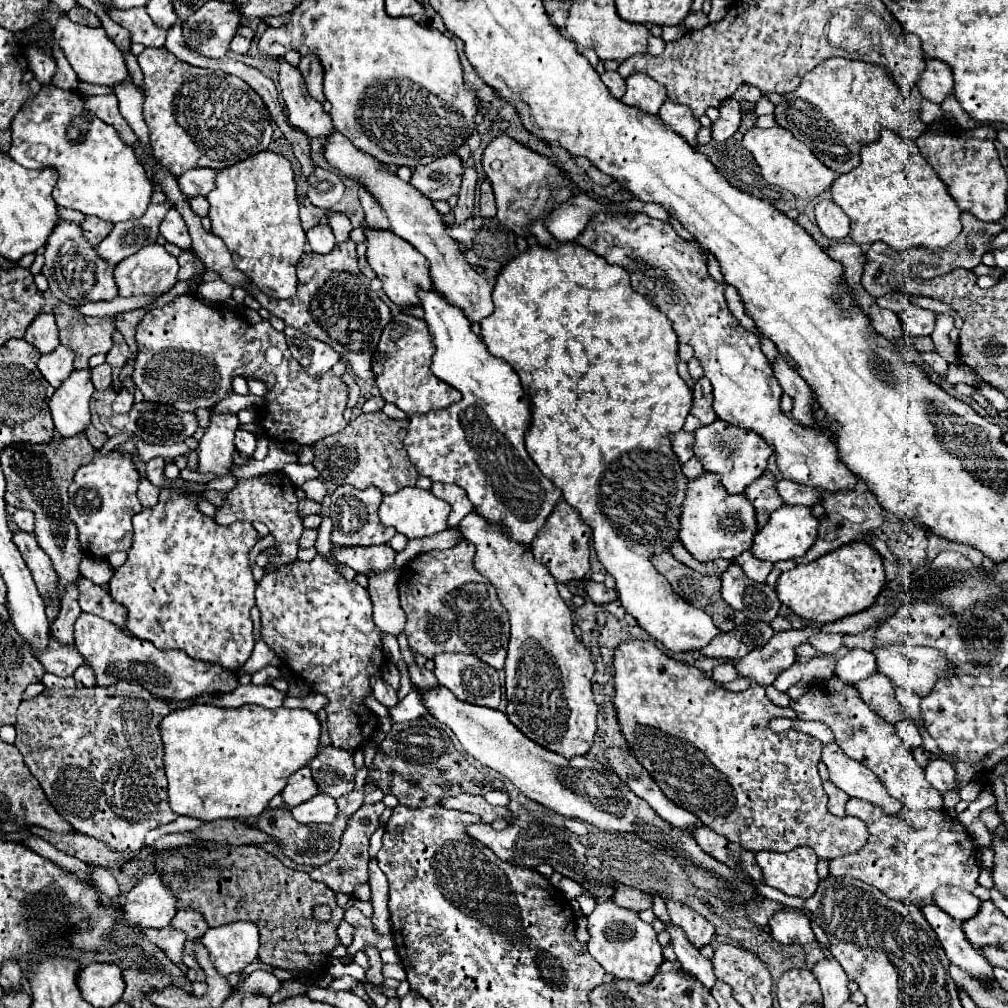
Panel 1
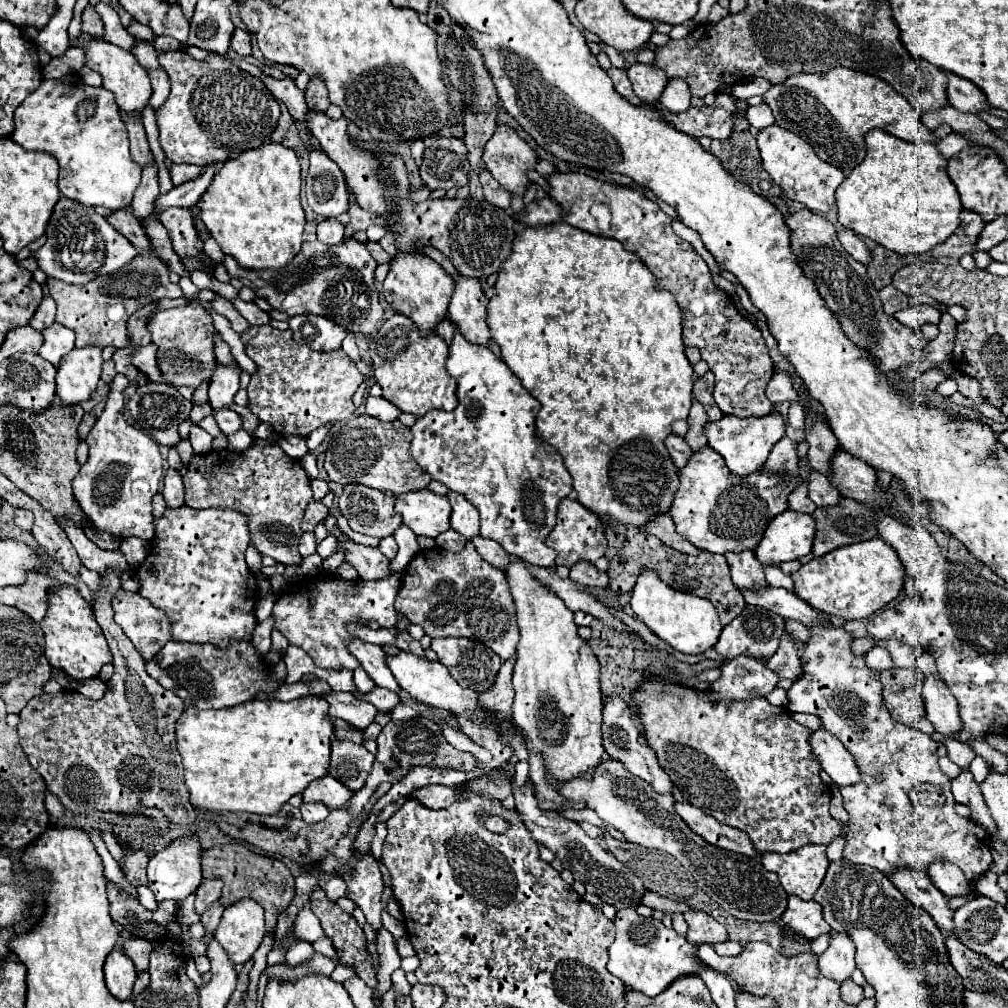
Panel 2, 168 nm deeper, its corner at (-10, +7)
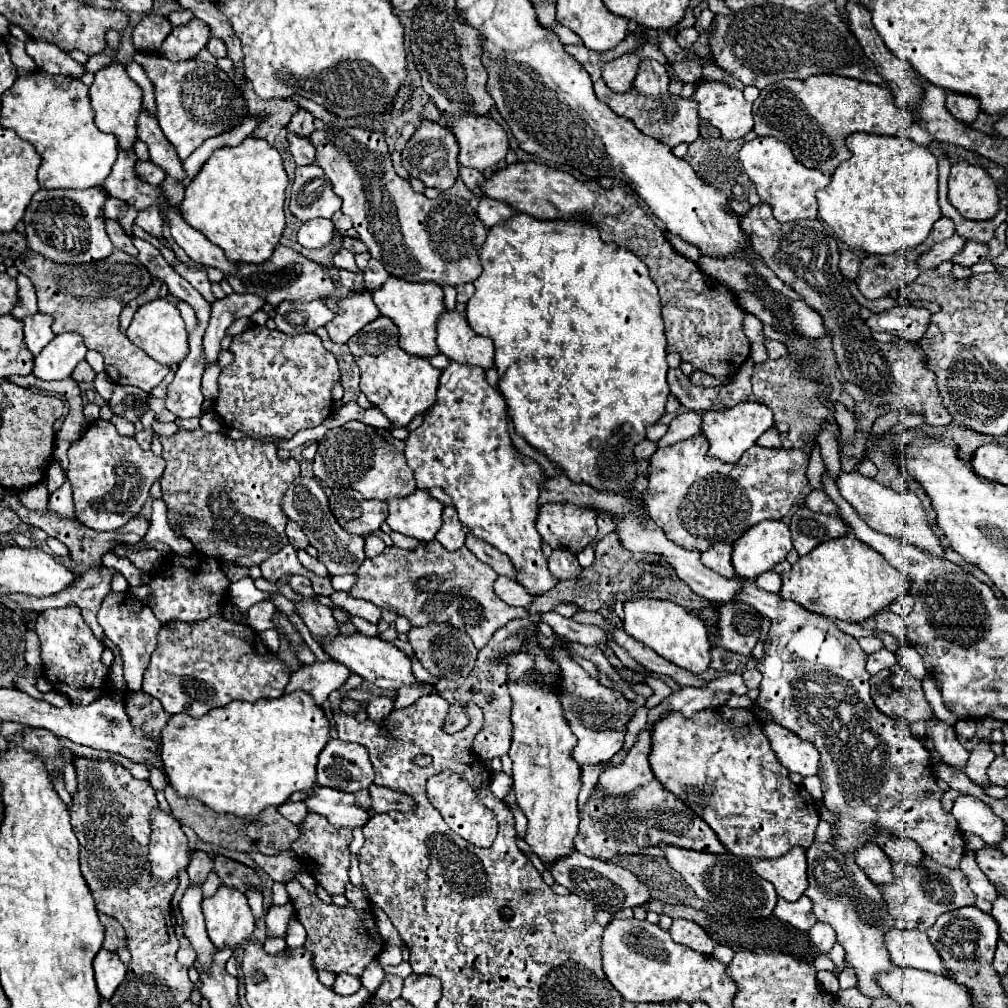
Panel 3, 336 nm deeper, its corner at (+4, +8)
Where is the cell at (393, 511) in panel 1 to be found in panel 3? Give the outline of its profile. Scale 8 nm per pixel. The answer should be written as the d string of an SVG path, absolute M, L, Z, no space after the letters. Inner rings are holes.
M416 490L414 494L410 496L404 496L404 498L396 498L396 500L390 500L388 502L388 518L386 518L386 524L394 530L394 532L400 532L400 534L406 534L410 538L416 538L420 542L430 542L434 540L434 534L440 530L440 524L442 524L442 510L444 506L434 500L428 490Z

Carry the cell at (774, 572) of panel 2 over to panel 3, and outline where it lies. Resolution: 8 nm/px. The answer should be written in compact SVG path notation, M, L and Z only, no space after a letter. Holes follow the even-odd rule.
M772 570L760 574L754 582L756 582L758 588L764 588L764 590L768 590L768 592L780 592L780 586L782 586L780 576L778 576L776 572L772 572Z

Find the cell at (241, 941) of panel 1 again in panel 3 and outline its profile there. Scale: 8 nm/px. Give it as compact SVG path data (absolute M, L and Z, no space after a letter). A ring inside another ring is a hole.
M220 886L212 898L202 900L206 918L206 930L212 944L236 950L254 932L254 916L246 902L246 896L234 888Z

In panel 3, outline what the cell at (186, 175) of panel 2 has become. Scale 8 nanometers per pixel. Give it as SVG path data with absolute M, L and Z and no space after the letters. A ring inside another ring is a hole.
M140 162L138 166L136 166L136 174L140 176L140 178L144 178L148 184L162 184L164 182L164 170L160 170L160 166L156 166L154 162Z

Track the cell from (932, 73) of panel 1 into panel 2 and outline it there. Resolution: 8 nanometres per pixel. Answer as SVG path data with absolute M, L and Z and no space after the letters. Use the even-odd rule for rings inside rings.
M948 73L948 101L954 109L962 111L962 113L980 113L980 111L988 111L992 113L992 107L986 101L986 95L982 91L978 91L978 87L974 87L974 83Z

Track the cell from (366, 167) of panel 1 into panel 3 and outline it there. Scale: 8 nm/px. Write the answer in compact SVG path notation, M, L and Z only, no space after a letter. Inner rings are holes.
M444 310L438 318L438 348L450 360L460 364L474 364L490 368L494 364L494 344L490 338L478 336L466 322L464 314L454 310Z

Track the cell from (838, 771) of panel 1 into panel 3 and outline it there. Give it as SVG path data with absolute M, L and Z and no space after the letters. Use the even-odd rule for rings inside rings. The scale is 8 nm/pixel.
M766 722L764 734L768 736L772 750L776 752L780 764L788 768L790 772L796 772L800 776L816 776L818 764L820 764L820 752L810 742L804 742L800 736L792 734L788 728Z

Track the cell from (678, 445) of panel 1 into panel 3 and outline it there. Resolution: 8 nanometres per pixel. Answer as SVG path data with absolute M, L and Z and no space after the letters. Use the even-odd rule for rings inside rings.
M642 440L642 442L638 442L636 448L634 448L634 456L636 456L636 460L638 460L638 472L640 472L644 478L648 476L648 460L650 460L650 456L656 452L656 448L658 448L658 444L656 444L656 442L650 442L650 440Z

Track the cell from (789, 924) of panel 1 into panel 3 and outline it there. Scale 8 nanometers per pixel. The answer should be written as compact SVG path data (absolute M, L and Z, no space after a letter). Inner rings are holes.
M806 896L798 898L796 902L788 902L784 898L778 898L774 914L780 920L784 920L784 922L788 922L804 932L816 924L816 916L812 914L812 902Z

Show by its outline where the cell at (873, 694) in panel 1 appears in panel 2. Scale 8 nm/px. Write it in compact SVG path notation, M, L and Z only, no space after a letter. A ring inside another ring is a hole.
M900 669L900 683L892 671L882 671L880 679L884 683L884 705L894 721L914 725L926 717L922 699L922 675L916 669Z

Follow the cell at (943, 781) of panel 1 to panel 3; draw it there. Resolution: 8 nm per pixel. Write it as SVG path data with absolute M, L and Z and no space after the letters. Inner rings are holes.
M962 794L954 800L952 814L958 820L958 826L962 832L976 834L990 846L1002 840L1004 822L982 800Z

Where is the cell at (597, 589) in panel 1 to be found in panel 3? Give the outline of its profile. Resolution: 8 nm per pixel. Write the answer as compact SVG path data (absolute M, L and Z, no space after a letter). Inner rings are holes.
M554 550L552 556L548 558L548 568L550 568L552 576L556 576L558 580L576 578L576 574L580 574L580 570L584 570L580 566L578 558L568 550Z

